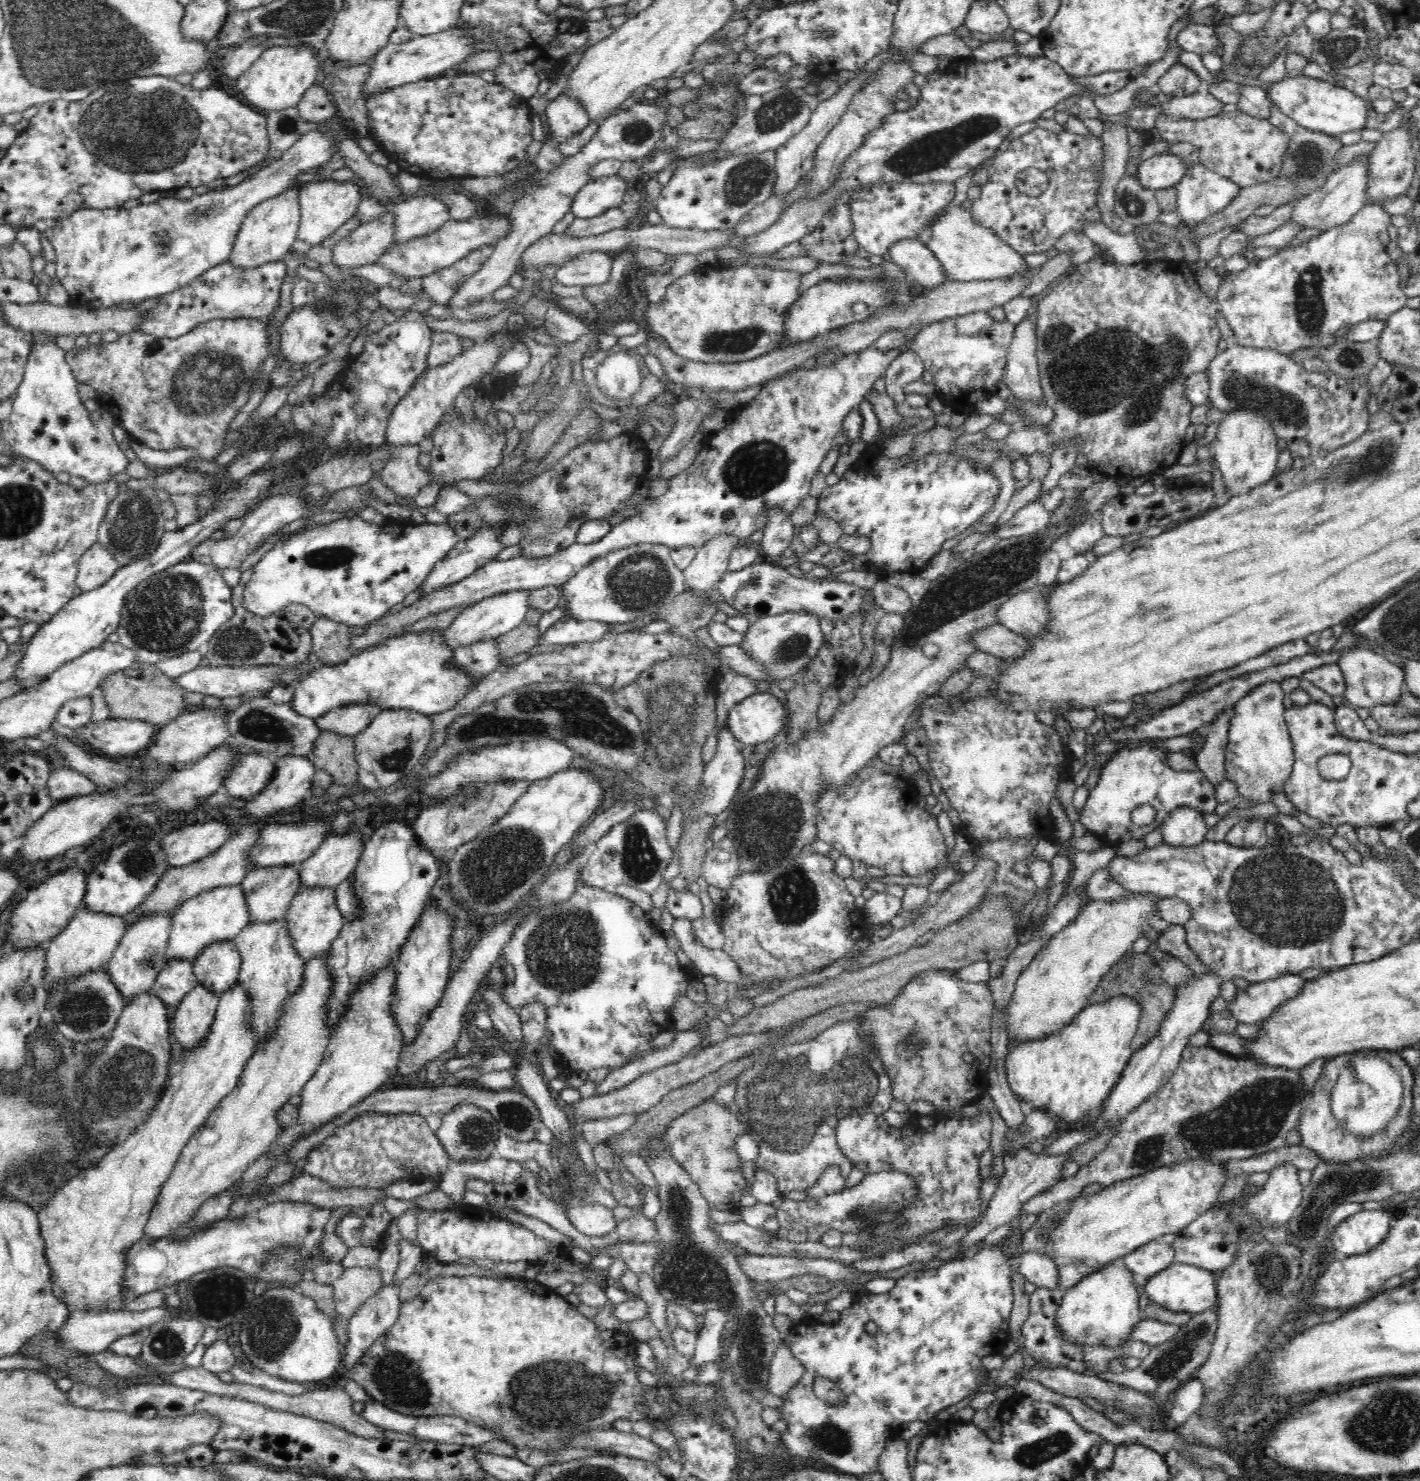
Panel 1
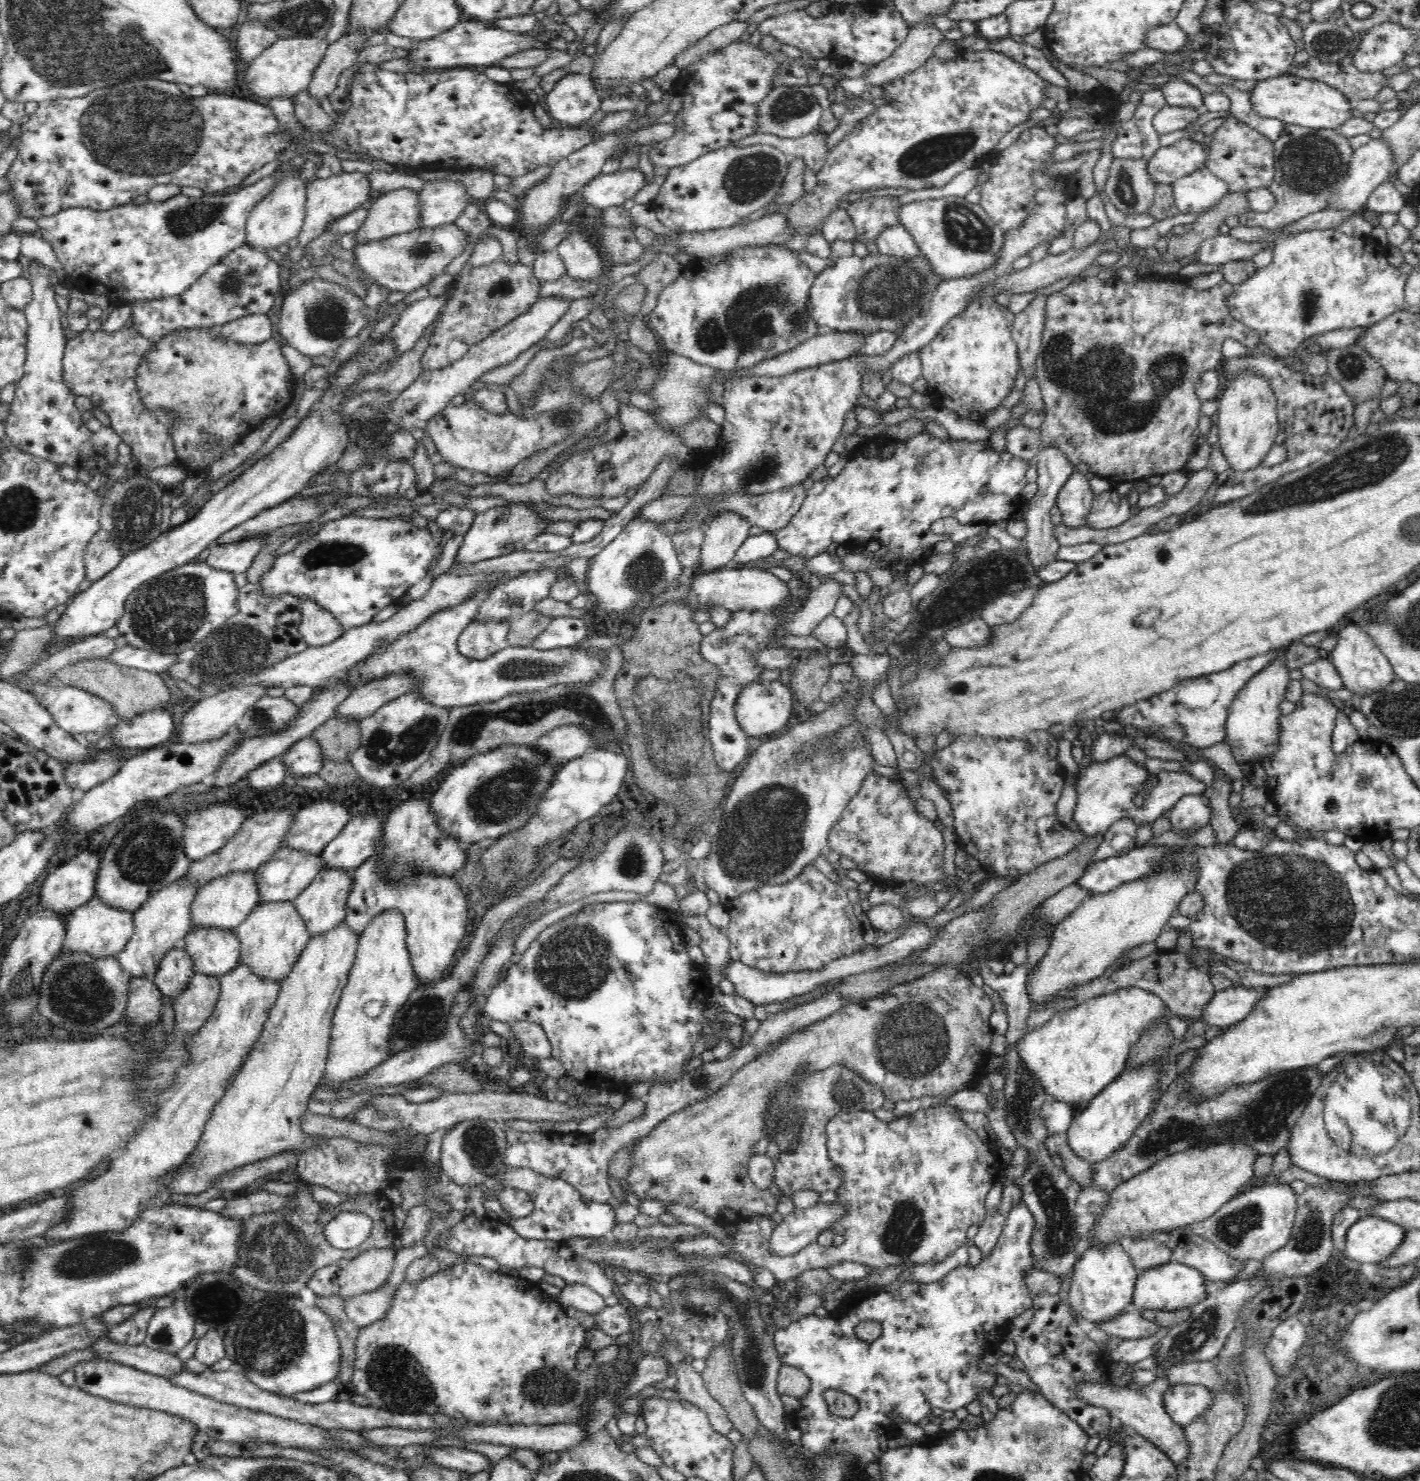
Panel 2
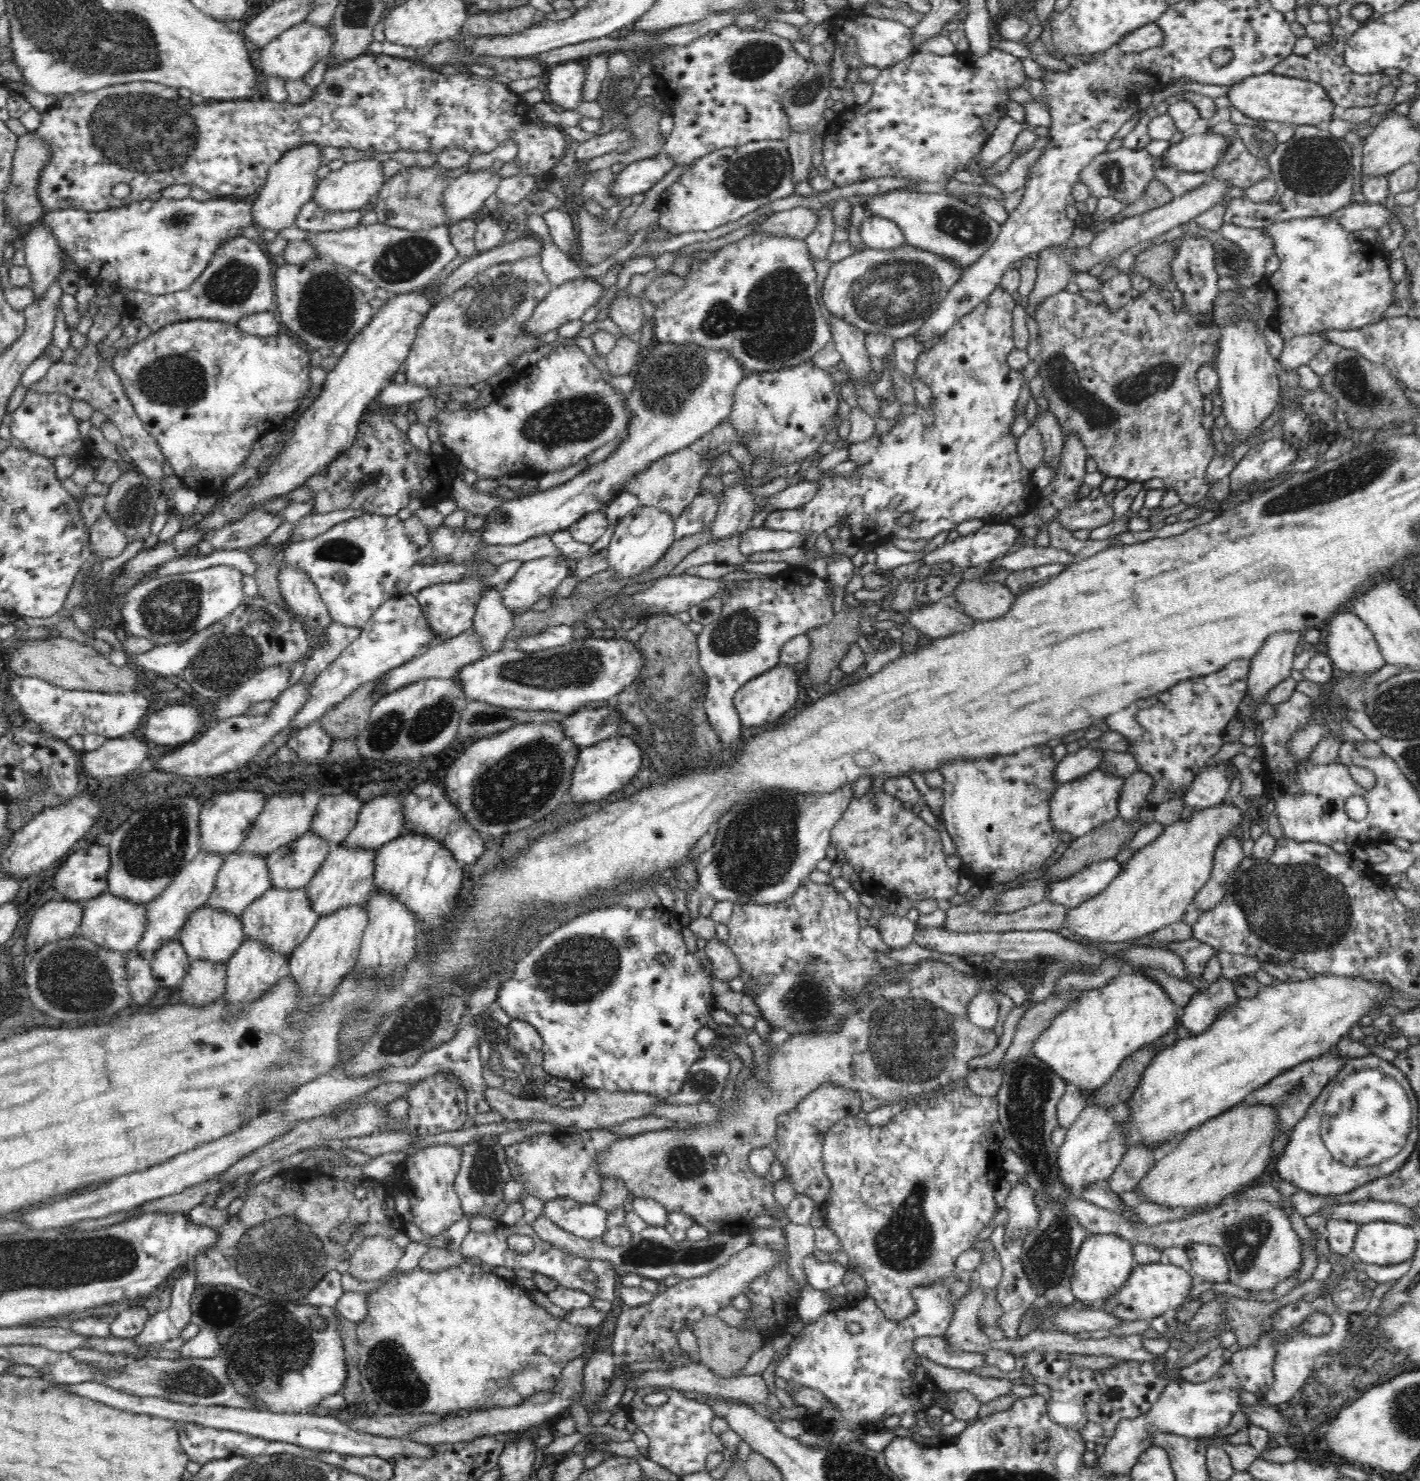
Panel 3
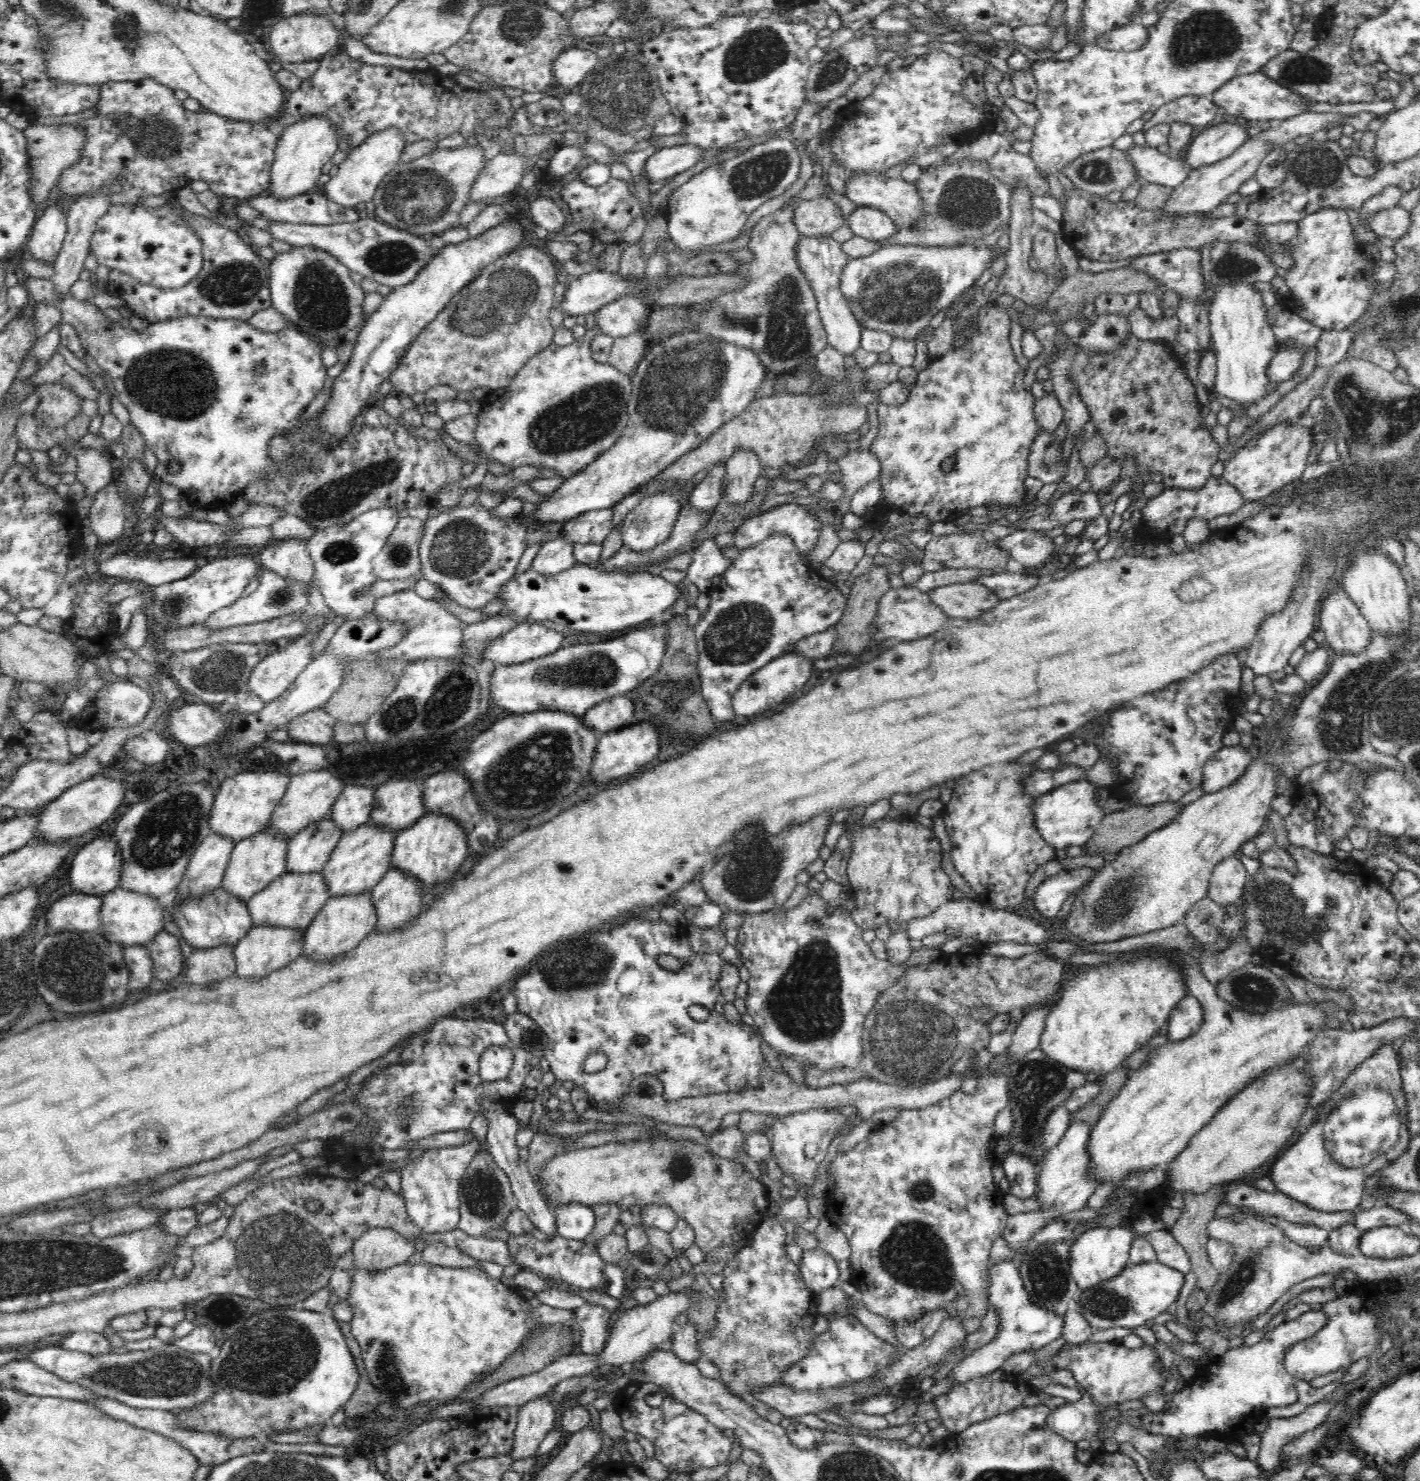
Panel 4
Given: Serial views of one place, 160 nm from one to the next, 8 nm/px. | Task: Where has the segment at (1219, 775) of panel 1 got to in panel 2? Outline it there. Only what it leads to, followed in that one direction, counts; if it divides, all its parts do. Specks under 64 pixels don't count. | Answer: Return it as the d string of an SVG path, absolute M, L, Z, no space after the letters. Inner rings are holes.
M1215 776L1213 782L1213 793L1210 797L1211 825L1215 832L1215 844L1233 844L1238 830L1241 826L1232 817L1232 806L1228 804L1228 798L1232 794L1232 784L1226 779Z

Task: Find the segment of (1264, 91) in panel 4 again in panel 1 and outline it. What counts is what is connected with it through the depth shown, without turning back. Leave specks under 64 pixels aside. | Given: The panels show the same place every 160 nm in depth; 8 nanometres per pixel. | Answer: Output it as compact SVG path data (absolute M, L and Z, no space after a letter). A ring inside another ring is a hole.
M1304 75L1286 76L1280 82L1273 82L1267 90L1267 97L1272 104L1277 104L1284 115L1300 126L1335 137L1362 130L1372 114L1370 105L1361 96L1356 96L1345 87Z

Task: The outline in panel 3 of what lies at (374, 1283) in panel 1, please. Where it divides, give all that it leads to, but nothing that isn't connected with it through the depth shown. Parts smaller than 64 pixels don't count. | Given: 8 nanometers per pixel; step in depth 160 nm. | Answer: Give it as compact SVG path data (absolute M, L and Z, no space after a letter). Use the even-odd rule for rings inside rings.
M374 1235L366 1237L361 1245L350 1255L348 1272L360 1281L387 1279L400 1258L404 1248L396 1245L392 1239Z

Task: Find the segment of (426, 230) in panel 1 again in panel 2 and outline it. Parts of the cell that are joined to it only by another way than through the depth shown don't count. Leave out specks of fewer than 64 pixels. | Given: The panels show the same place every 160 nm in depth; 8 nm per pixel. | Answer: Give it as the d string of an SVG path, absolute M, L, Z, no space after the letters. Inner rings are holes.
M447 179L428 181L420 193L420 227L436 228L452 224L470 204L466 187Z

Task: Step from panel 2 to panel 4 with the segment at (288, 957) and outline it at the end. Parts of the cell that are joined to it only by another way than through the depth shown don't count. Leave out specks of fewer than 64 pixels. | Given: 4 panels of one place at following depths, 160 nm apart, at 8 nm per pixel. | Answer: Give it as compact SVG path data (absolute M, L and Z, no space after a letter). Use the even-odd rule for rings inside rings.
M286 871L248 900L246 908L252 915L253 925L286 927L298 929L299 932L306 932L314 917L321 911L329 898L328 883L324 880L322 871L308 874Z

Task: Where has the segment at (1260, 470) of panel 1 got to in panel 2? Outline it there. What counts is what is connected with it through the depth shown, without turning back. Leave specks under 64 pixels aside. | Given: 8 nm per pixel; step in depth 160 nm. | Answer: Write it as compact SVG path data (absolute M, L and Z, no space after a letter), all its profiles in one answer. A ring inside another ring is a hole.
M1244 369L1226 383L1223 389L1224 393L1218 400L1217 410L1219 448L1234 472L1261 469L1270 449L1282 438L1277 417L1276 395L1270 387L1270 381L1260 371Z

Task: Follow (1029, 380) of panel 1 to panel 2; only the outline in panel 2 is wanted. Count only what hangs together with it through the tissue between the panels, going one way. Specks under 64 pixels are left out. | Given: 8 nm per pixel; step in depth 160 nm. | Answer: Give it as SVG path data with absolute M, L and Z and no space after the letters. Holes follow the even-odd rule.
M1046 296L1034 298L1028 306L1015 314L1012 339L1018 347L1019 369L1027 377L1035 376L1035 362L1041 350L1041 338L1045 325Z

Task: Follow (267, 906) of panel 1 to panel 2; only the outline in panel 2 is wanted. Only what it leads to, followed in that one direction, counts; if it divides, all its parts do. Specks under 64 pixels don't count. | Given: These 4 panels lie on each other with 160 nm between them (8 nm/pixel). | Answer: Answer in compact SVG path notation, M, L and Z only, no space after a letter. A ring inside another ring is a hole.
M280 847L270 858L262 863L256 873L260 901L295 901L303 890L316 878L322 868L322 855L297 851L290 847Z

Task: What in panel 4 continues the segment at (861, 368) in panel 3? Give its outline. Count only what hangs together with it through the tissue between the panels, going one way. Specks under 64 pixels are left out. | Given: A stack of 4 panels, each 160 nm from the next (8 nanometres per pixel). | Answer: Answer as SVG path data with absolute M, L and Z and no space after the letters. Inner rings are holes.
M800 235L797 244L798 265L805 274L817 298L817 309L819 310L821 321L827 332L827 341L846 356L847 360L852 360L854 351L861 346L861 330L863 327L858 322L856 315L846 303L846 297L842 295L838 280L842 276L842 271L849 264L849 257L842 251L840 242L832 239L831 236L802 236Z

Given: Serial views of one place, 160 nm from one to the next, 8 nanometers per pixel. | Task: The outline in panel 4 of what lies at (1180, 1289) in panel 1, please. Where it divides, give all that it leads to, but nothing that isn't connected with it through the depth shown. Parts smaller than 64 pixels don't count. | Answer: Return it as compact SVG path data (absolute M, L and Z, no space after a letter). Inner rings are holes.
M1158 1260L1128 1264L1114 1278L1099 1282L1088 1290L1080 1291L1073 1307L1094 1328L1122 1326L1122 1328L1133 1329L1156 1316L1165 1316L1172 1310L1182 1286L1184 1286L1184 1274Z

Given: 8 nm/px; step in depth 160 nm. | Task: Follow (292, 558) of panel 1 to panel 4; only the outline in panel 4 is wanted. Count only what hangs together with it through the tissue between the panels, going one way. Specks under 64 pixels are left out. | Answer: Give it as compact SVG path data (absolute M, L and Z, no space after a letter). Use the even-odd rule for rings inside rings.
M386 507L369 510L363 512L361 516L358 516L355 520L352 520L349 524L343 526L334 526L323 530L317 530L316 534L306 544L306 551L312 559L315 566L315 577L320 587L320 593L323 595L323 600L326 605L331 608L337 616L346 616L347 619L362 618L368 613L374 611L376 599L370 595L370 588L377 576L373 574L373 558L382 552L382 547L385 546L385 542L388 536L392 534L394 528L396 528L400 520L398 511Z

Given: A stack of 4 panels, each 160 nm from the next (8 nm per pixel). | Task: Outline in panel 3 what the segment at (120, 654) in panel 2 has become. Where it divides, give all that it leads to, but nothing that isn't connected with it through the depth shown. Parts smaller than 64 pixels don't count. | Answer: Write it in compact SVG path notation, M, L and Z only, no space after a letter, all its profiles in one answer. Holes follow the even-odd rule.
M224 620L218 621L201 631L196 631L188 640L181 643L155 646L144 654L132 655L128 658L132 662L130 666L137 666L167 679L176 676L188 668L190 662L200 652L202 644L216 632L220 632L224 626L226 626Z

